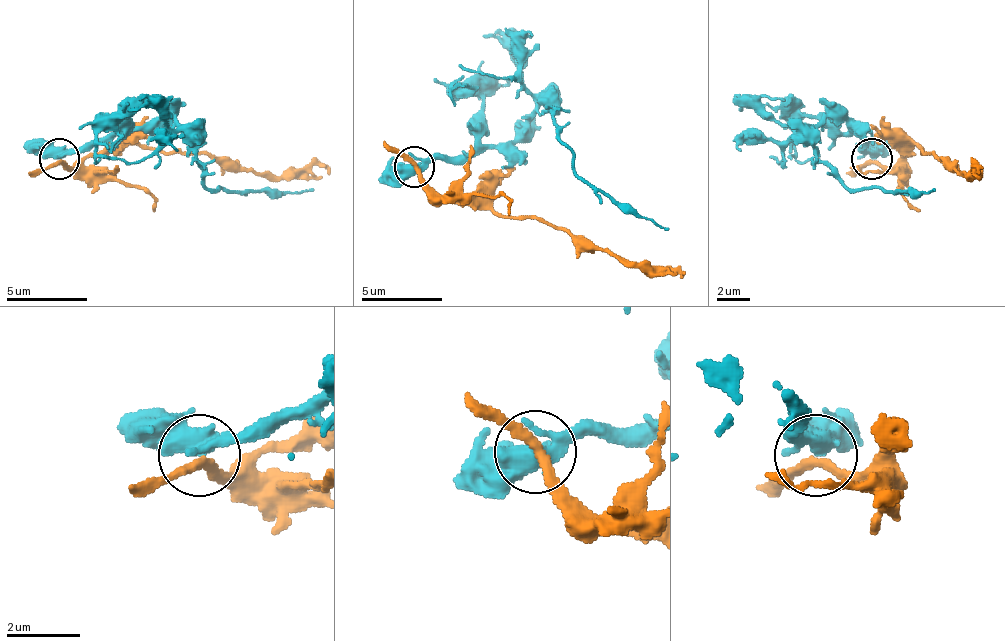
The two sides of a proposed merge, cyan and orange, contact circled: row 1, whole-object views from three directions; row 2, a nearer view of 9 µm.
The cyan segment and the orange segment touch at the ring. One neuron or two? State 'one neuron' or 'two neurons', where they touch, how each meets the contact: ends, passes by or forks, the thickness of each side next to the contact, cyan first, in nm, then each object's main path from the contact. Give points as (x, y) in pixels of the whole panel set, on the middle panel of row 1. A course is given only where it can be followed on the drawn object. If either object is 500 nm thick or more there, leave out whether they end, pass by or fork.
two neurons; place (414, 167); cyan forks; orange passes by; calibres 440 and 240 nm; course cyan (413, 166), (469, 158), (514, 137), (538, 113), (550, 113), (562, 141), (587, 182), (667, 230); course orange (413, 166), (429, 186), (445, 198), (478, 202), (486, 210), (566, 226), (631, 263), (675, 267), (683, 275)

